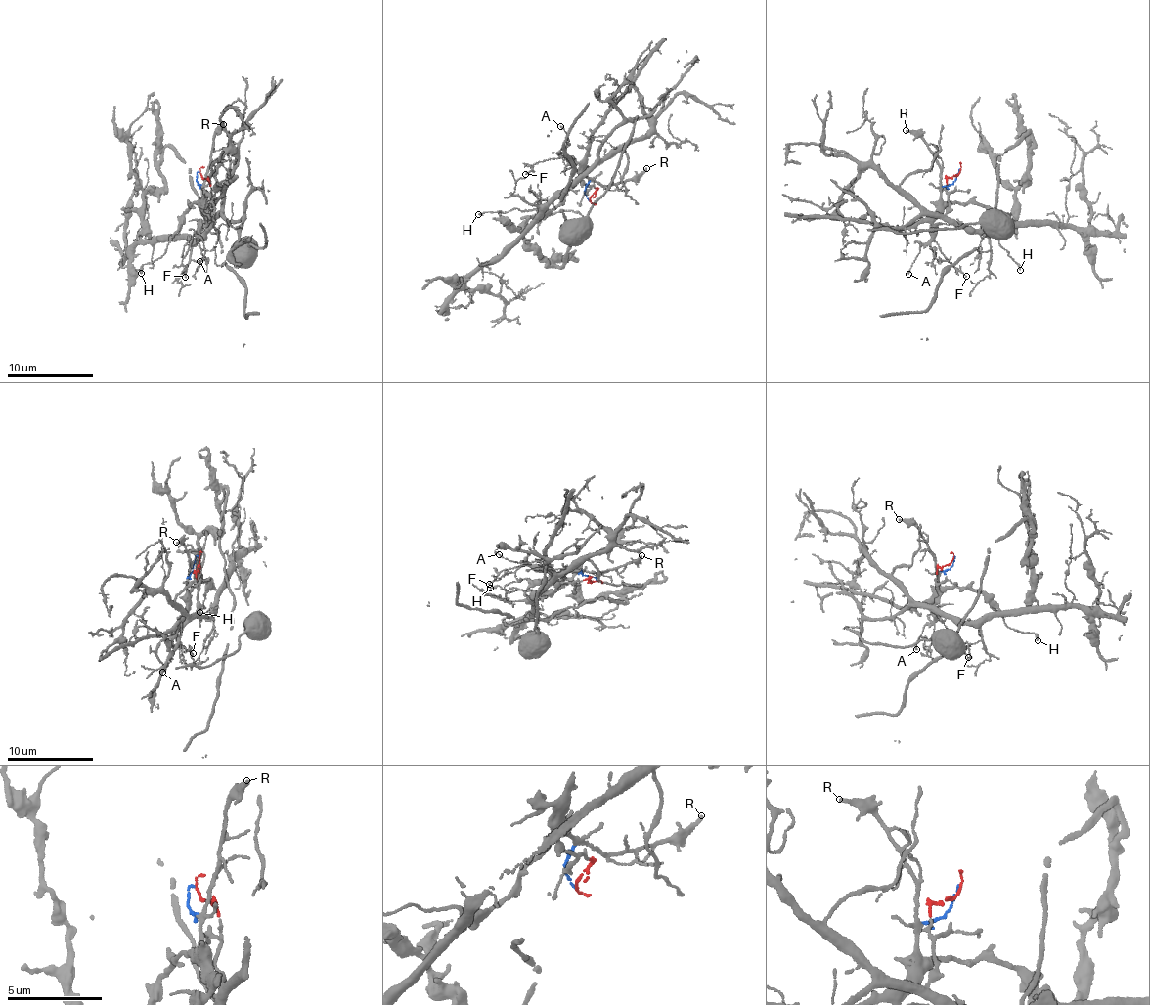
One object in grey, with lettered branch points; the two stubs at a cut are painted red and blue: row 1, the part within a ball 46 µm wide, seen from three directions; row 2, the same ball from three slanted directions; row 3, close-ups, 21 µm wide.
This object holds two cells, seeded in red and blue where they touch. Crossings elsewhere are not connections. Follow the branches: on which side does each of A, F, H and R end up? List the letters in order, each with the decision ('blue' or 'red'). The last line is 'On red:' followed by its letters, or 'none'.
A: blue
F: blue
H: blue
R: blue
On red: none

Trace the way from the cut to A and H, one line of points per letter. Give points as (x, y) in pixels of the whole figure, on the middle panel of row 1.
A: (588, 199), (584, 192), (589, 179), (577, 171), (565, 152), (568, 140), (559, 126)
H: (588, 199), (584, 192), (589, 179), (583, 177), (548, 211), (514, 208), (507, 212), (485, 211), (478, 214)

